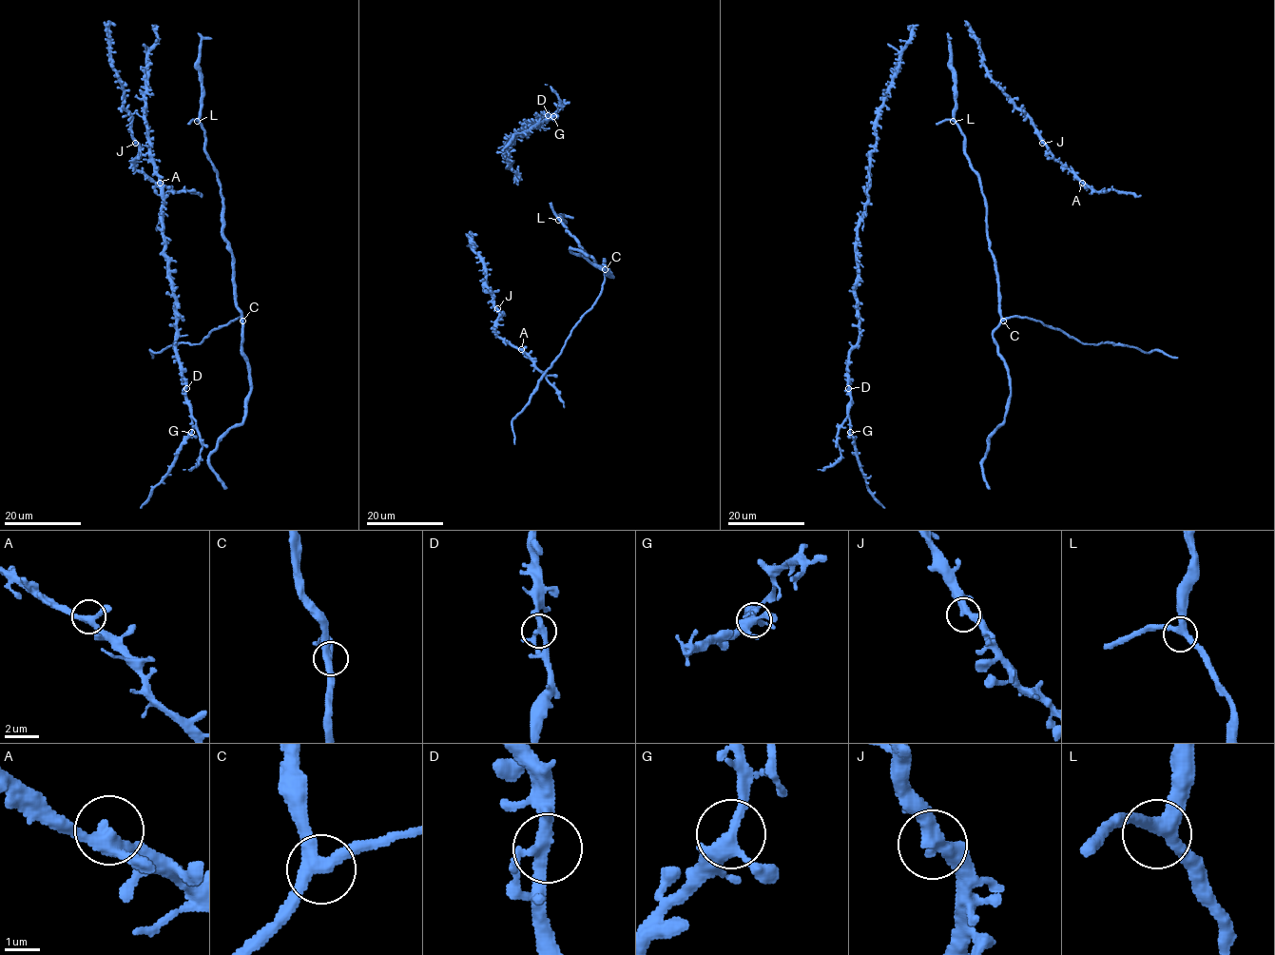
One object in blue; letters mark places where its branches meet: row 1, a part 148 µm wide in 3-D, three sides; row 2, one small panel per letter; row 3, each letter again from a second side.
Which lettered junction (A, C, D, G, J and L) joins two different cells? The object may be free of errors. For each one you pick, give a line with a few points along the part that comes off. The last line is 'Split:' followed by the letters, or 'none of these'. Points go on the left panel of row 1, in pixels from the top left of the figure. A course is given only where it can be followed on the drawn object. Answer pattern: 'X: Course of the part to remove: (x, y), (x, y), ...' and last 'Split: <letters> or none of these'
Split: none of these

